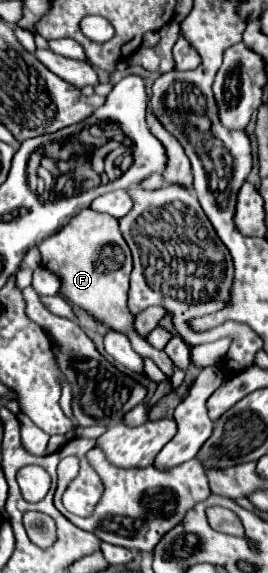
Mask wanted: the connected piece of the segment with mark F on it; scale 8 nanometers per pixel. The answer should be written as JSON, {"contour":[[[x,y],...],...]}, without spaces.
{"contour":[[[84,209],[68,225],[64,225],[64,229],[60,229],[58,233],[54,233],[46,241],[42,241],[38,245],[38,249],[42,253],[42,265],[60,277],[60,281],[62,281],[60,295],[64,299],[80,305],[82,309],[90,311],[98,319],[108,321],[108,325],[114,327],[116,331],[128,333],[136,353],[152,359],[168,377],[172,375],[170,357],[164,351],[152,349],[152,345],[148,345],[140,335],[136,335],[132,331],[134,315],[126,307],[132,257],[130,257],[130,249],[122,237],[120,229],[118,229],[118,221],[114,217],[96,213],[92,209]]]}

